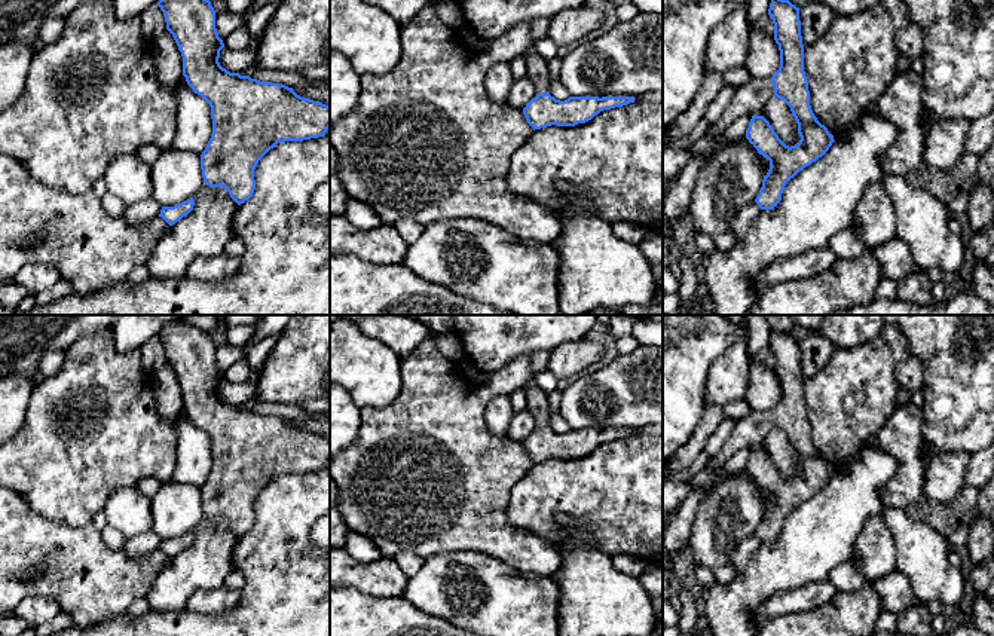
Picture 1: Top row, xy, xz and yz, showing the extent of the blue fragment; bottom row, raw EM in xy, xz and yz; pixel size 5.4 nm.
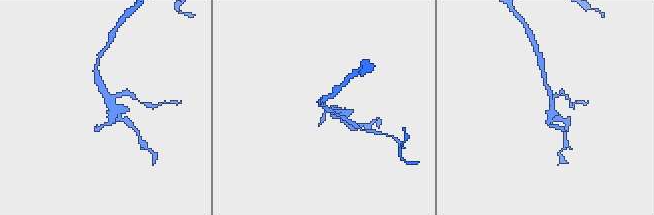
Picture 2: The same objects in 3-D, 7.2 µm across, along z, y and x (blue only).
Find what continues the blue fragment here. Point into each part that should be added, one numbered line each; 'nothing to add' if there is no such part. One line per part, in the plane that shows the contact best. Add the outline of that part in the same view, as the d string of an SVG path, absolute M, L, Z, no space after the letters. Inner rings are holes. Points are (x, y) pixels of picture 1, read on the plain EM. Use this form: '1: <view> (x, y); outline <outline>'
1: yz (751, 430); outline M750 412L746 418L737 421L730 437L722 444L721 450L707 461L706 468L716 474L724 471L725 462L740 449L750 447L764 440L774 428L771 412Z

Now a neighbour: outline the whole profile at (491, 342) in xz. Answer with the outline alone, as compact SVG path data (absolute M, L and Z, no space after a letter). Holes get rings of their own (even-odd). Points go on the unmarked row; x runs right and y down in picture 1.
M452 315L456 334L470 361L483 373L502 370L523 354L551 352L568 342L588 337L596 315Z

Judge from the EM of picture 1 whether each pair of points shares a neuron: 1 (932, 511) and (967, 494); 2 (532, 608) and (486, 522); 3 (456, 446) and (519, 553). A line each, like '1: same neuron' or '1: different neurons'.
1: same neuron
2: different neurons
3: same neuron

